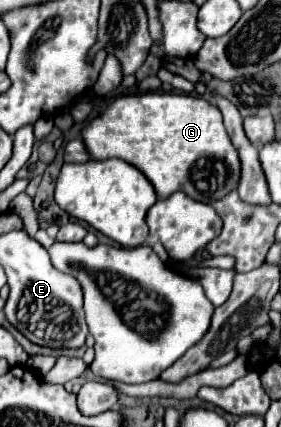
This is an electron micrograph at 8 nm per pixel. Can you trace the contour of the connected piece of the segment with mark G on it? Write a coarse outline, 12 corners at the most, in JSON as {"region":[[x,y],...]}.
{"region":[[122,94],[81,130],[159,198],[237,188],[221,112],[195,94]]}

